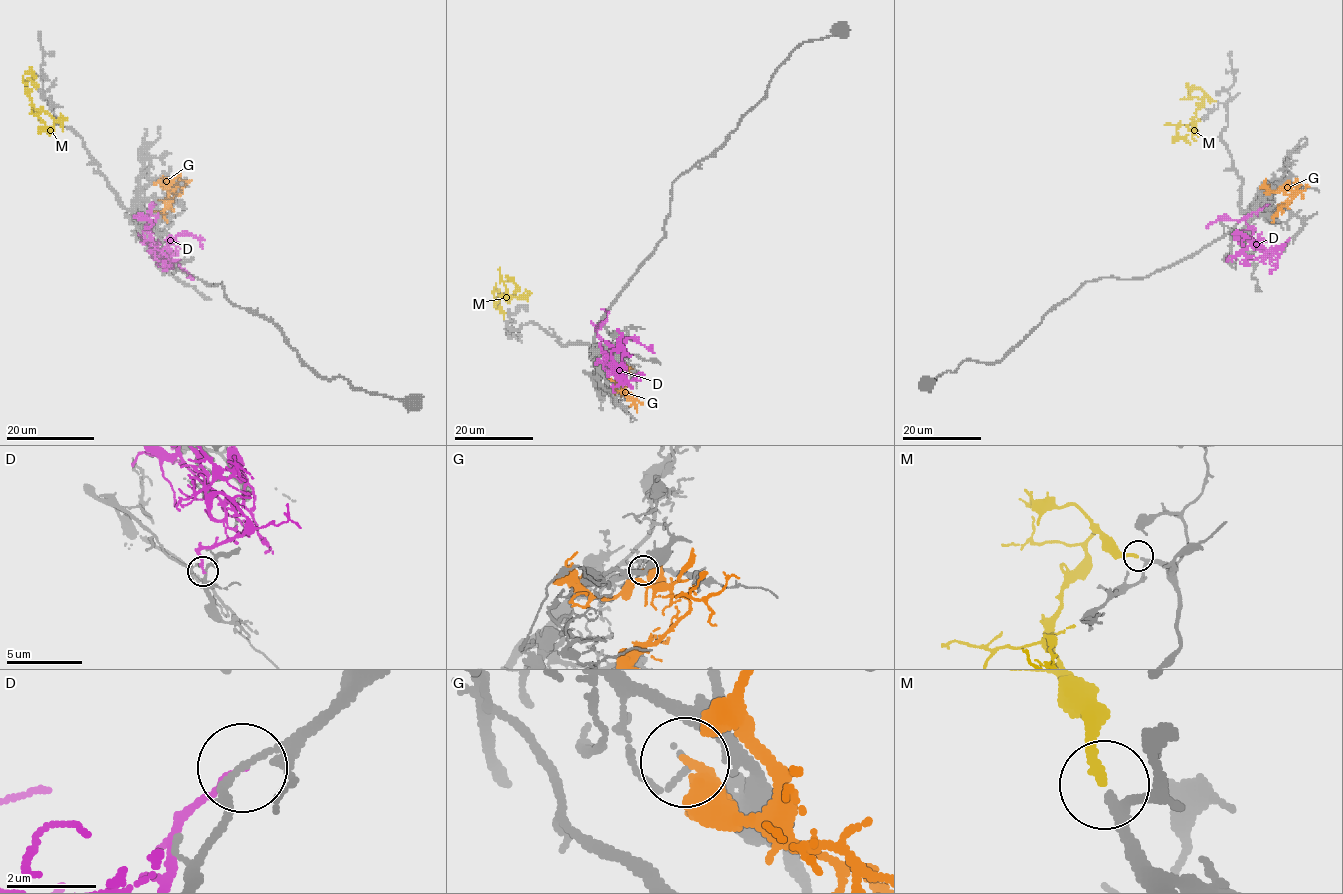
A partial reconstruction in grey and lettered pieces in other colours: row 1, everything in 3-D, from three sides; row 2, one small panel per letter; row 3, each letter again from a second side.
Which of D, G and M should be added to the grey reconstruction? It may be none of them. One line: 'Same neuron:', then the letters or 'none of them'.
Same neuron: M

